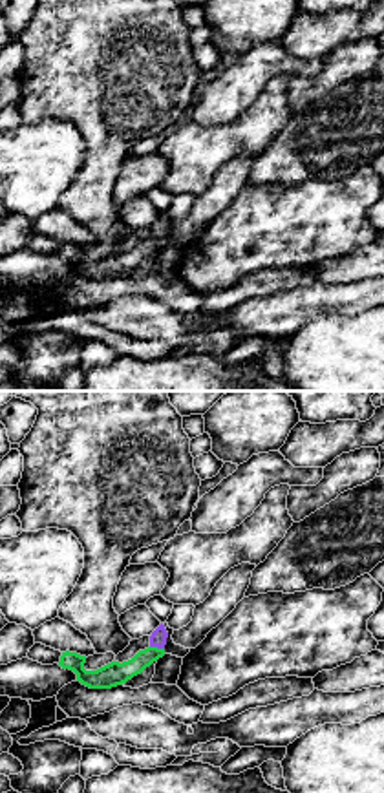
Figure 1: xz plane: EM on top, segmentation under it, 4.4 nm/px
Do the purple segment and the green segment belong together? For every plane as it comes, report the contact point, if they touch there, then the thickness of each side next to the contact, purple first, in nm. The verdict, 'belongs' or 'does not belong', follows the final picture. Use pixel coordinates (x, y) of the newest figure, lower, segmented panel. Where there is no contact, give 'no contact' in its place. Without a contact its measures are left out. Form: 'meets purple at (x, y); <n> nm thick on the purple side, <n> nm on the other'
meets purple at (158, 647); 70 nm thick on the purple side, 110 nm on the other

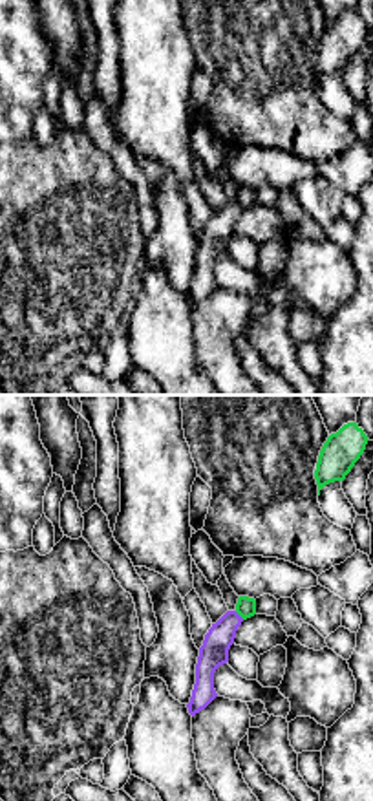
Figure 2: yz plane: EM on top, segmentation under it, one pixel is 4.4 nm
meets purple at (238, 615); 130 nm thick on the purple side, 90 nm on the other

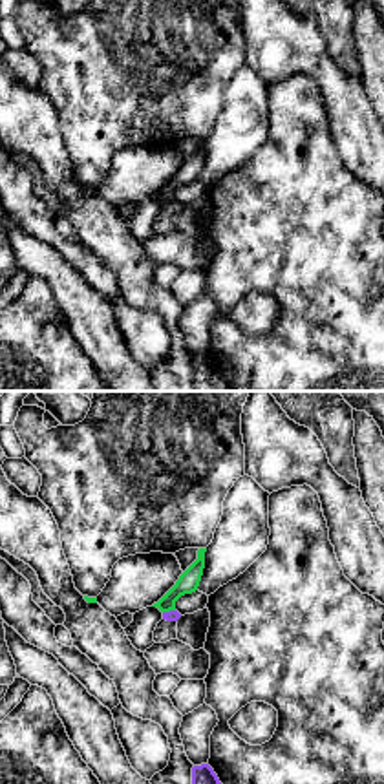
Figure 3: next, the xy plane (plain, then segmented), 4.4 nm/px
meets purple at (170, 611); 50 nm thick on the purple side, 90 nm on the other

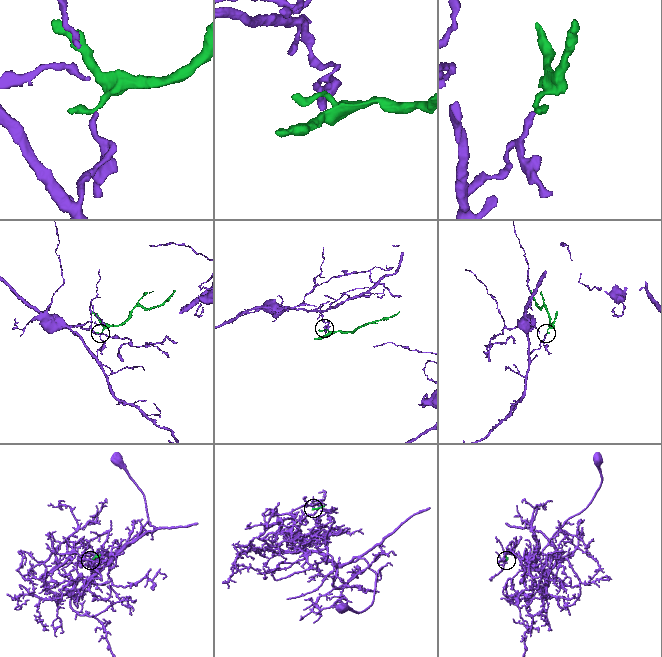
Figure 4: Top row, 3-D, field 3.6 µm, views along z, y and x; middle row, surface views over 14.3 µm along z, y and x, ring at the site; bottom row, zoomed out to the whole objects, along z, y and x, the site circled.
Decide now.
does not belong

